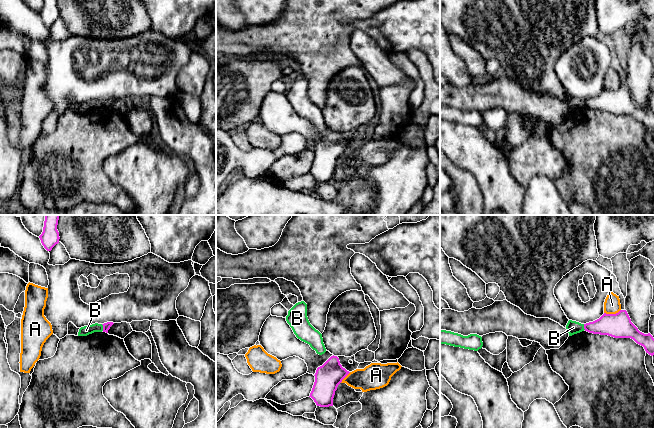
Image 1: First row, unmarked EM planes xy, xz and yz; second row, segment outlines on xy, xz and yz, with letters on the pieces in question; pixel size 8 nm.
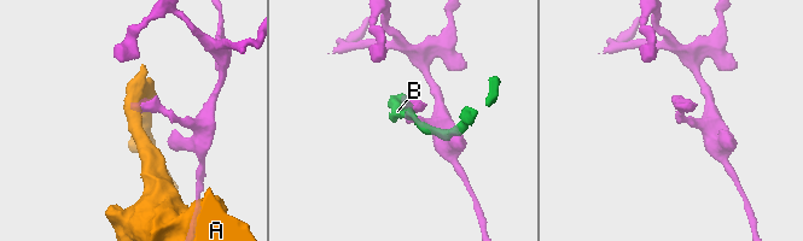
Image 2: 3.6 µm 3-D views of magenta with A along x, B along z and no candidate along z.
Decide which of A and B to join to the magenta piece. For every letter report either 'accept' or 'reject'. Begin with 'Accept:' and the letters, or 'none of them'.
Accept: none of them
A: reject
B: reject

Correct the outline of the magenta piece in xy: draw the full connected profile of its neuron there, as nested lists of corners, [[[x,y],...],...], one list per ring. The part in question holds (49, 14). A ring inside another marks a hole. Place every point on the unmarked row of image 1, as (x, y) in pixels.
[[[44,0],[43,8],[39,12],[42,21],[47,27],[51,27],[52,24],[59,19],[59,8],[57,6],[58,0]]]

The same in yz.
[[[626,86],[616,90],[604,89],[599,95],[584,100],[585,107],[593,110],[608,111],[614,114],[631,114],[644,123],[646,129],[654,131],[654,114],[644,110],[631,98]]]

